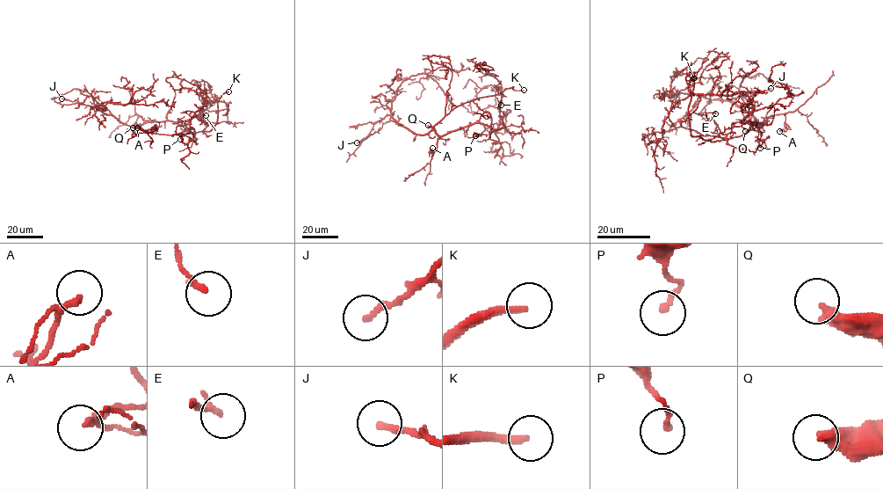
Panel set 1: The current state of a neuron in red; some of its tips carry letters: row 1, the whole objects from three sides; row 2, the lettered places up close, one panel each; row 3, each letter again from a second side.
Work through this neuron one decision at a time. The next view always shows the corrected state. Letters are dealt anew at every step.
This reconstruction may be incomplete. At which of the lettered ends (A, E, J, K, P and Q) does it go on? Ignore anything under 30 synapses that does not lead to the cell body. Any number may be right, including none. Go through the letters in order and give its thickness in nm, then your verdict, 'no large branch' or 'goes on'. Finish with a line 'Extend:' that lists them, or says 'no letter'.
A: calibre 140 nm; no large branch
E: calibre 180 nm; no large branch
J: calibre 220 nm; goes on
K: calibre 240 nm; goes on
P: calibre 190 nm; no large branch
Q: calibre 380 nm; goes on
Extend: J, K, Q

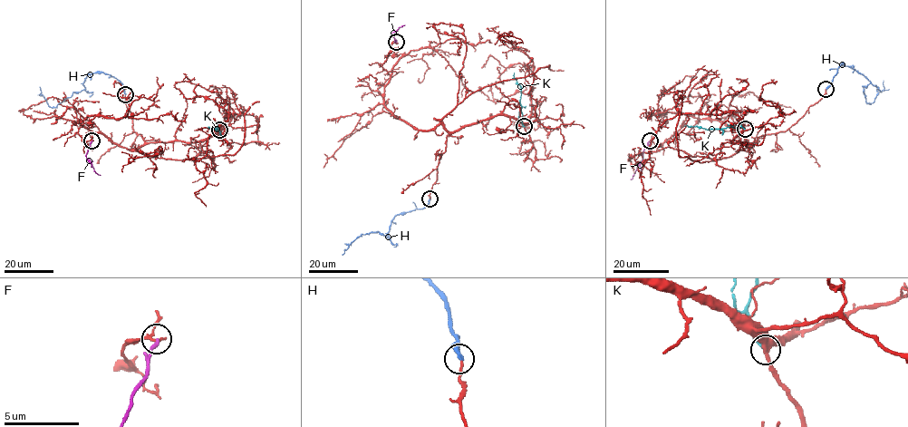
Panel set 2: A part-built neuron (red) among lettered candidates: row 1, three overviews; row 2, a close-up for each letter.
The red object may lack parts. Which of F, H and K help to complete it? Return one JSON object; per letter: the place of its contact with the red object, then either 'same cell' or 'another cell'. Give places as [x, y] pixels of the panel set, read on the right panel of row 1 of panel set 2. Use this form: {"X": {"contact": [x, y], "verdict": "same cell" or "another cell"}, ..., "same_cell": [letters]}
{"F": {"contact": [650, 140], "verdict": "another cell"}, "H": {"contact": [825, 89], "verdict": "same cell"}, "K": {"contact": [745, 129], "verdict": "another cell"}, "same_cell": ["H"]}

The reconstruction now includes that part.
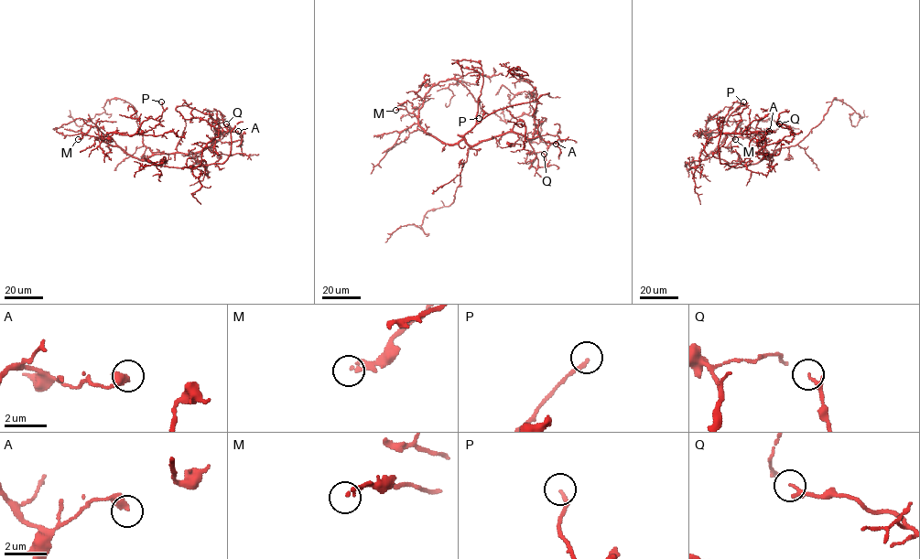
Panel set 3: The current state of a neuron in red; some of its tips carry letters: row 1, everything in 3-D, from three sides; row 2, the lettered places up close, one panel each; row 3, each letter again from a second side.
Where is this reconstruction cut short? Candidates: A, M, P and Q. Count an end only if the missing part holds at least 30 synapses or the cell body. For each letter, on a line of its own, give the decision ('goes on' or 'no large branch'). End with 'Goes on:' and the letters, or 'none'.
A: no large branch
M: no large branch
P: no large branch
Q: no large branch
Goes on: none

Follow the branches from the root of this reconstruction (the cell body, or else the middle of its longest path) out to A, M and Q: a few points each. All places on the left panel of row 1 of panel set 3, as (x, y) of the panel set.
A: (165, 154), (198, 154), (211, 145), (218, 131), (238, 131)
M: (165, 154), (141, 159), (132, 157), (119, 147), (106, 143), (99, 134), (96, 126), (92, 126), (78, 139)
Q: (165, 154), (198, 154), (215, 143), (221, 134), (231, 131), (226, 123)

